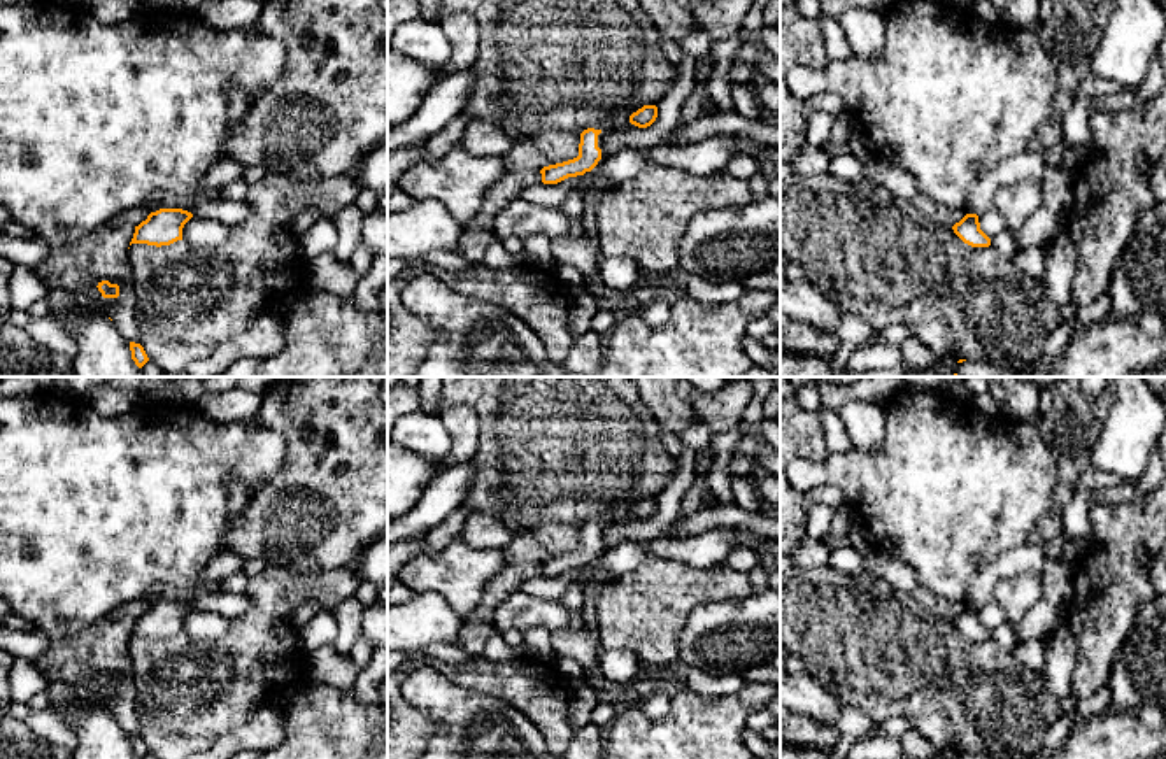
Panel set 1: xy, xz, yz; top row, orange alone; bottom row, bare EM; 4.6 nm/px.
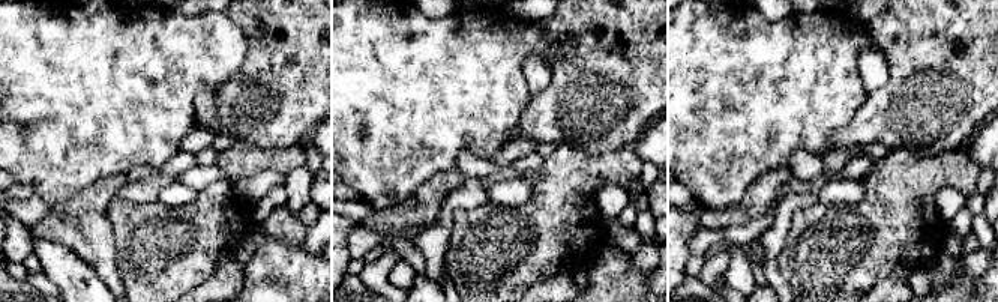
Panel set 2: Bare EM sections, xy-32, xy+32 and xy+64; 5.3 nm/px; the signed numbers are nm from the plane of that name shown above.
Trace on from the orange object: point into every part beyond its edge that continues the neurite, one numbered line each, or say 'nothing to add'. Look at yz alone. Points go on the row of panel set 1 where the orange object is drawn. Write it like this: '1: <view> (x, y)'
nothing to add

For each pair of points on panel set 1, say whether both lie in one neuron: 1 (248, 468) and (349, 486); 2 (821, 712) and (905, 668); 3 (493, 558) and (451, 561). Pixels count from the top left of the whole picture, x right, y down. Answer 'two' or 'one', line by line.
1: two
2: two
3: one

